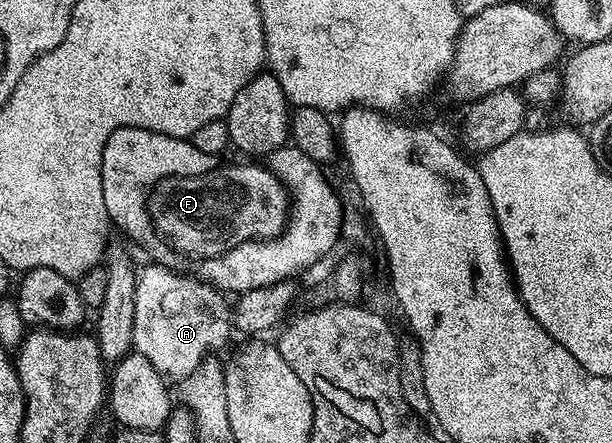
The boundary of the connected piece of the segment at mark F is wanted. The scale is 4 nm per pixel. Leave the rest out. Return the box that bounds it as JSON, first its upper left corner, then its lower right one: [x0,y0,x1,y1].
[148,163,290,259]

